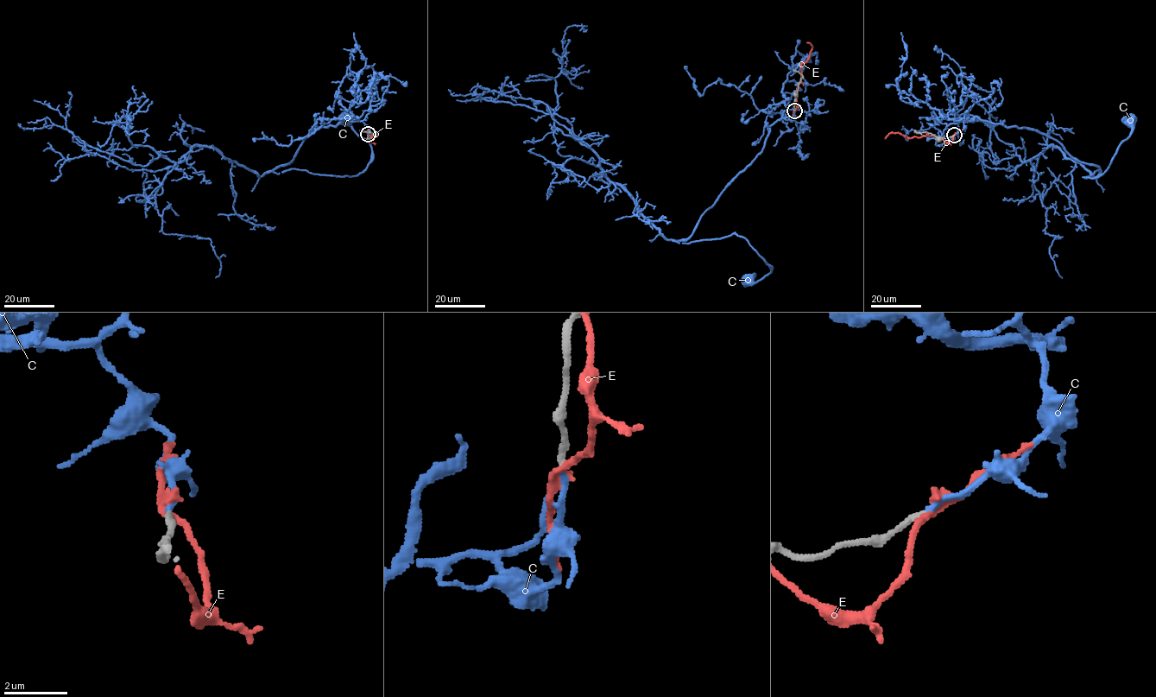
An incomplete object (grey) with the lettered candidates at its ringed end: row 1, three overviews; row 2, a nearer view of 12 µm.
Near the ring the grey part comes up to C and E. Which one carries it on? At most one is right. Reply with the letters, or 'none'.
C

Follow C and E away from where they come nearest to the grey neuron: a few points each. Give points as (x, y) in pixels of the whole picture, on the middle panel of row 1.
C: (794, 110), (793, 119), (769, 127), (764, 148), (692, 234), (674, 241), (742, 237), (771, 270), (748, 281)
E: (794, 110), (800, 65), (807, 60), (812, 46), (806, 42)

